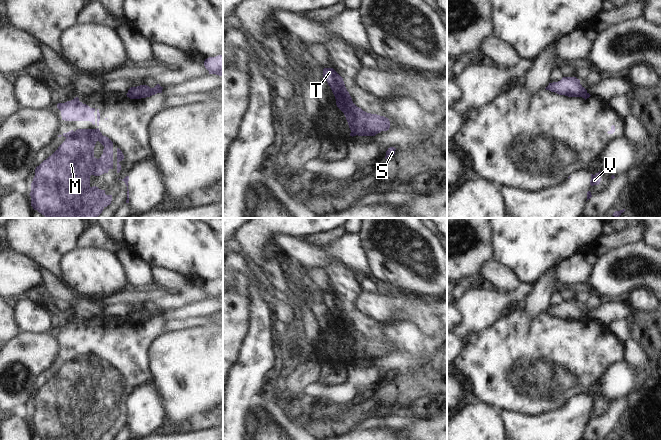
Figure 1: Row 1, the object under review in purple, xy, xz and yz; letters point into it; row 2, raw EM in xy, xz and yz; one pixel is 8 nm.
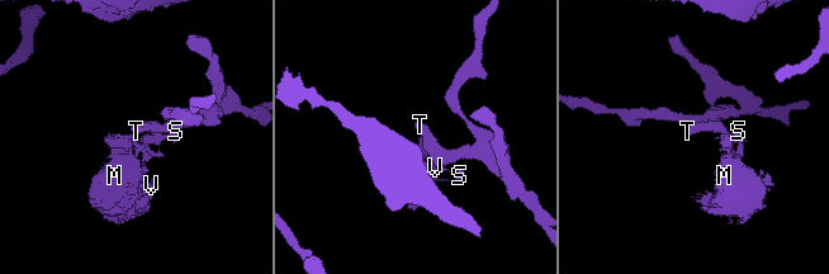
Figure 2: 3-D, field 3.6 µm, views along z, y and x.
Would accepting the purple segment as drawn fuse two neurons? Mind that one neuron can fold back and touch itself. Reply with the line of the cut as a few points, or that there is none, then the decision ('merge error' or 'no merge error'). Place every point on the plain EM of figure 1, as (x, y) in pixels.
xy (128, 316), (138, 322) | merge error

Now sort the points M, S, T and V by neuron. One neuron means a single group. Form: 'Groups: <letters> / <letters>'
Groups: M S V / T

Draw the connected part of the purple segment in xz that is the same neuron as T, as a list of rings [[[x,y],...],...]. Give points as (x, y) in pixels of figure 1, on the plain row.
[[[333,292],[323,293],[323,303],[330,310],[336,329],[344,337],[351,355],[358,360],[375,360],[381,355],[389,354],[388,342],[367,337],[353,327],[343,302]]]

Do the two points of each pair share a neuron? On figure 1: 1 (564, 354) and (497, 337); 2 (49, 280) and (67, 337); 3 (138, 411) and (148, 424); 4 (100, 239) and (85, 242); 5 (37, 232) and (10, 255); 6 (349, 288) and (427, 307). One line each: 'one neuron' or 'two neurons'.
1: one neuron
2: two neurons
3: one neuron
4: one neuron
5: two neurons
6: two neurons

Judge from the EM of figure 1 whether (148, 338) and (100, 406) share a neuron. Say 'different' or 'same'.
same

